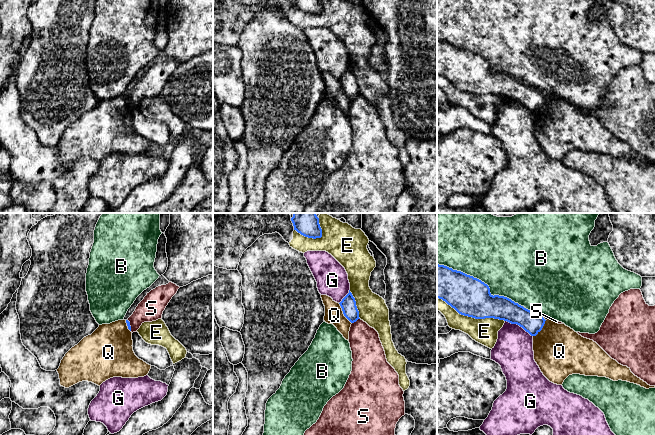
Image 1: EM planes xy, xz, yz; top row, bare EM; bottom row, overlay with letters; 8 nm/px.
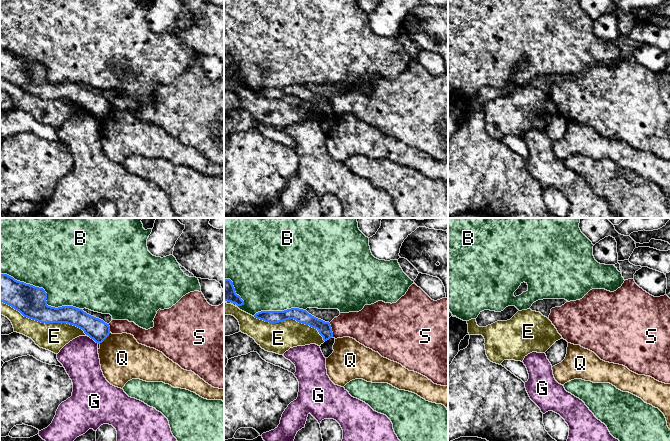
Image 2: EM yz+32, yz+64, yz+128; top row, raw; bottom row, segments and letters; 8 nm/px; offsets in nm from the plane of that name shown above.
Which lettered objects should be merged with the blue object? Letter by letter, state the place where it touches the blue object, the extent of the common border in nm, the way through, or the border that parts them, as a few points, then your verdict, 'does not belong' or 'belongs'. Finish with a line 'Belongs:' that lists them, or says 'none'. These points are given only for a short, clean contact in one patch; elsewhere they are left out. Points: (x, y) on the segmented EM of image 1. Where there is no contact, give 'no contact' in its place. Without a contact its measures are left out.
B: meets blue in yz at (481, 281); contact 750 nm long; does not belong
E: meets blue in yz at (471, 316); contact 600 nm long; does not belong
G: meets blue in yz at (519, 325); contact 260 nm long; does not belong
Q: meets blue in xz at (343, 313); contact 200 nm long; does not belong
S: meets blue in xz at (355, 321); contact 80 nm long; border along xz (359, 318), (352, 323); does not belong
Belongs: none

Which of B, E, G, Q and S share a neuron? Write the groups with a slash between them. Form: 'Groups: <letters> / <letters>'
Groups: B / E / G / Q / S

